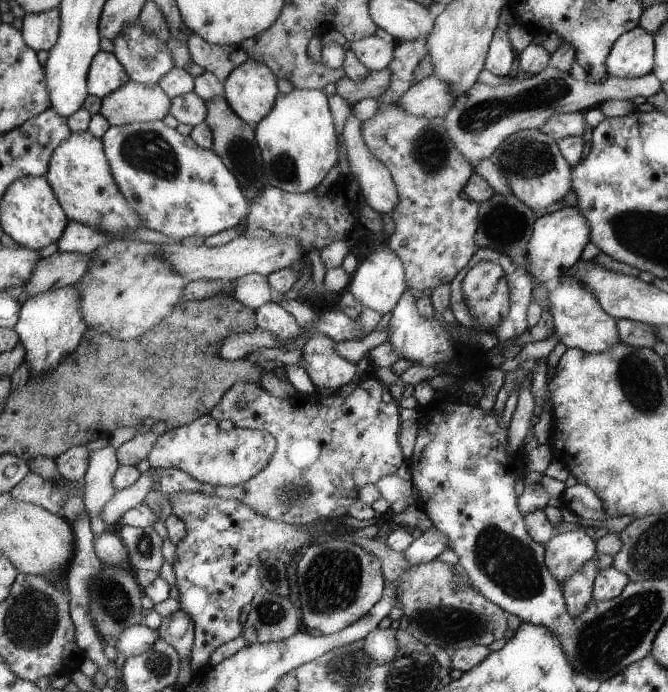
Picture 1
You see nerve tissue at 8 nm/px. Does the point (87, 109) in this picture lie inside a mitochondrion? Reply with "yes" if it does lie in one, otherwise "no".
no

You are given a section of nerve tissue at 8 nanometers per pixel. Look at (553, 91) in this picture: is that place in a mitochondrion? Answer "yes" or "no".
yes

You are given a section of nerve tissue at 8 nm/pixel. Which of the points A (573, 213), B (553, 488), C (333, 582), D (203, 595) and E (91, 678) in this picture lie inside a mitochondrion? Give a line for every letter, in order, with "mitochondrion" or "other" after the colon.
A: other
B: other
C: mitochondrion
D: other
E: other

